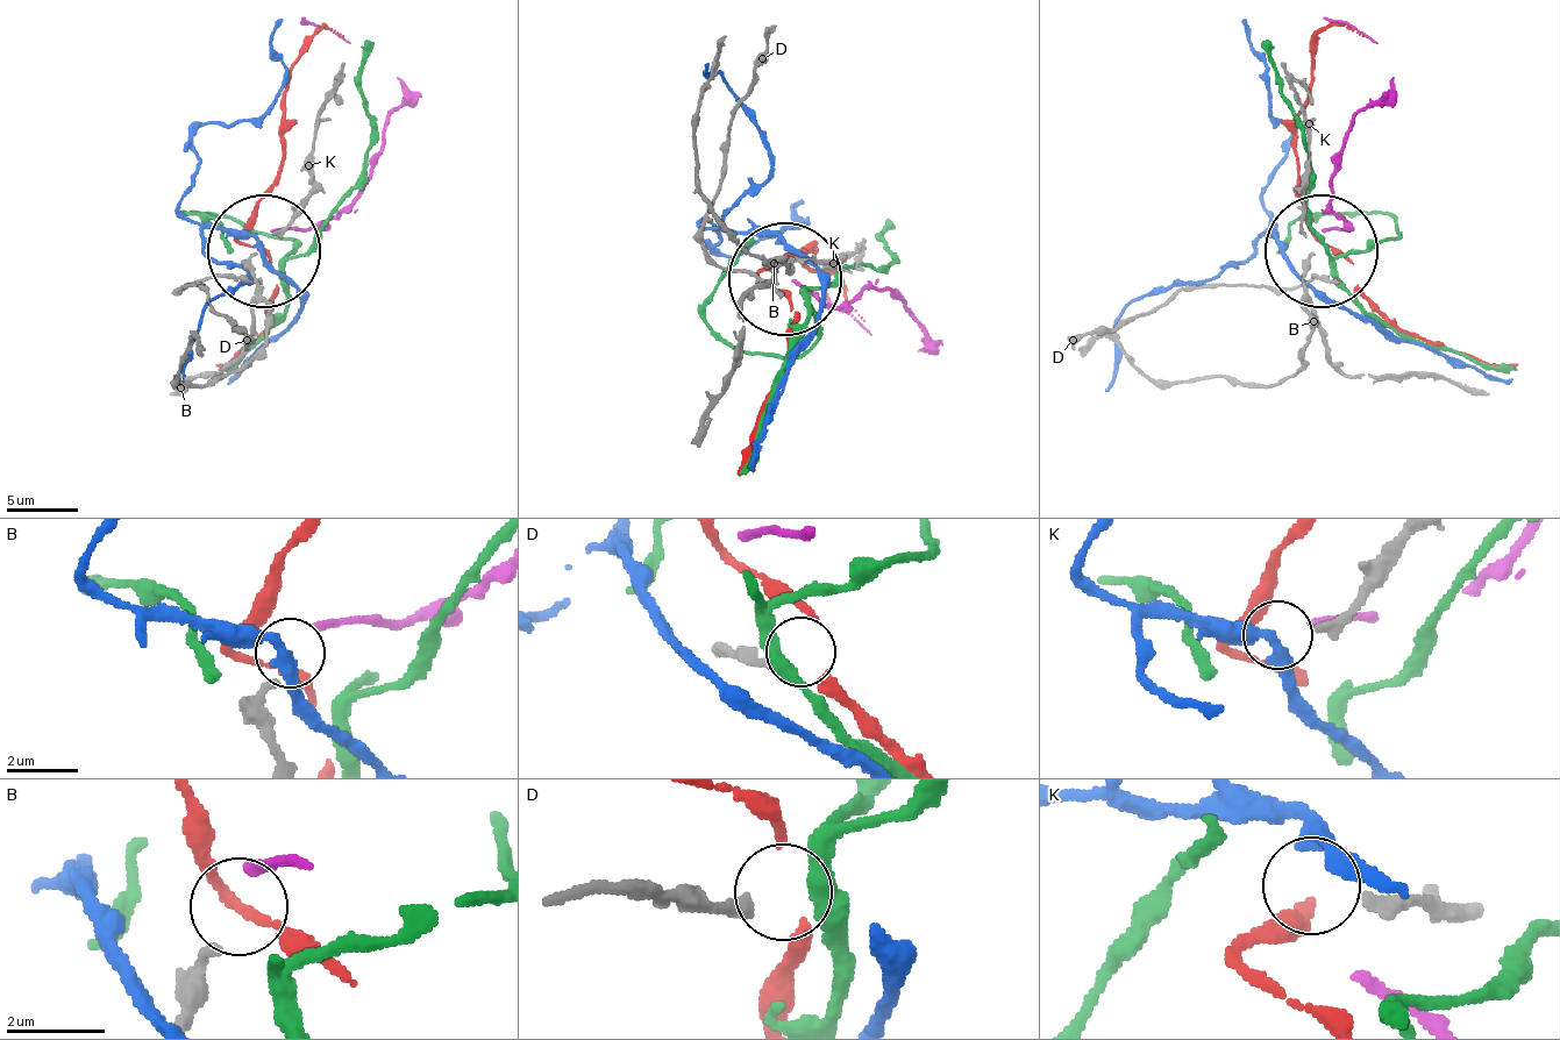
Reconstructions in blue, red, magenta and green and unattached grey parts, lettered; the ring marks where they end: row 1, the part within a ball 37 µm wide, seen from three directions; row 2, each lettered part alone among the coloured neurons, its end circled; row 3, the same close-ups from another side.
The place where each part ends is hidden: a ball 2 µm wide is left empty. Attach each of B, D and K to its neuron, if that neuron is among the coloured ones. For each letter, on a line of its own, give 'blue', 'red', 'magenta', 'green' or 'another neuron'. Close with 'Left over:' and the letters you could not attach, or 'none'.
B: magenta
D: red
K: another neuron
Left over: K

